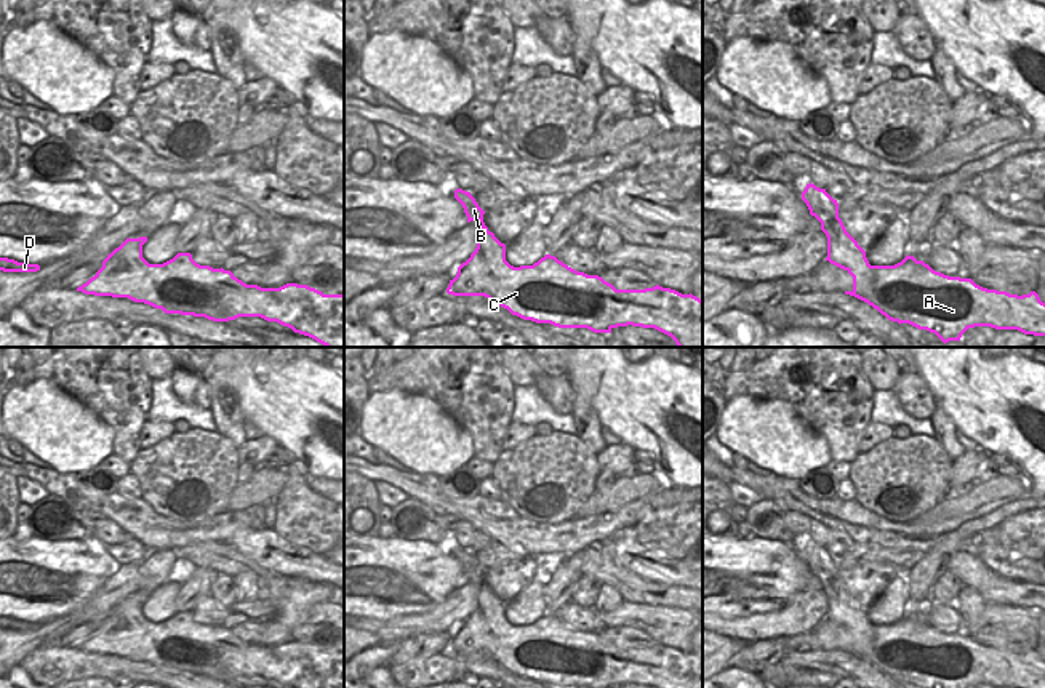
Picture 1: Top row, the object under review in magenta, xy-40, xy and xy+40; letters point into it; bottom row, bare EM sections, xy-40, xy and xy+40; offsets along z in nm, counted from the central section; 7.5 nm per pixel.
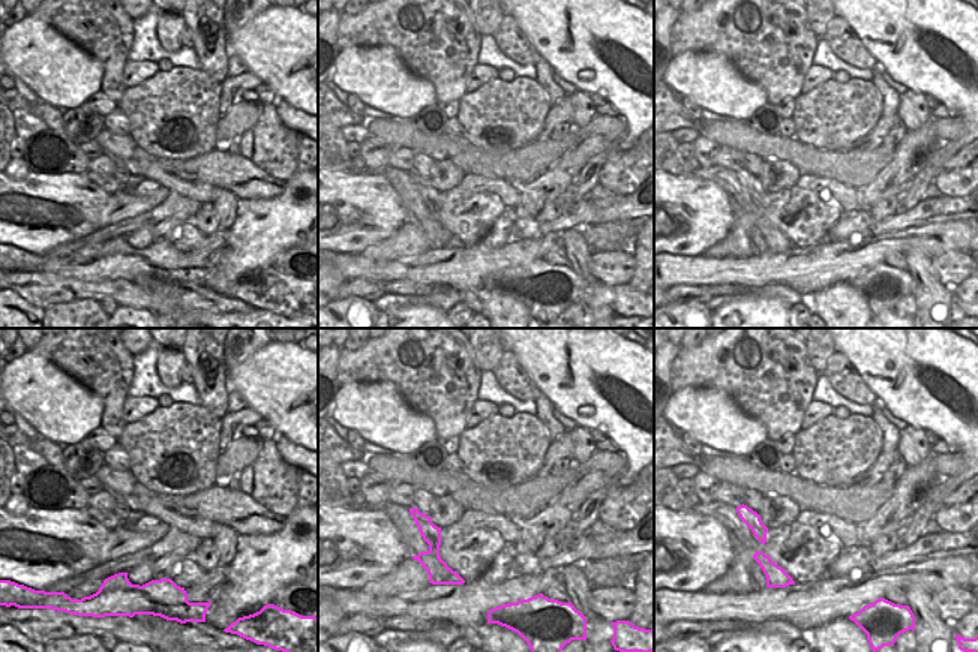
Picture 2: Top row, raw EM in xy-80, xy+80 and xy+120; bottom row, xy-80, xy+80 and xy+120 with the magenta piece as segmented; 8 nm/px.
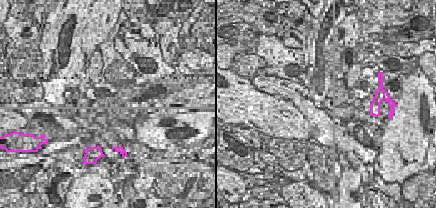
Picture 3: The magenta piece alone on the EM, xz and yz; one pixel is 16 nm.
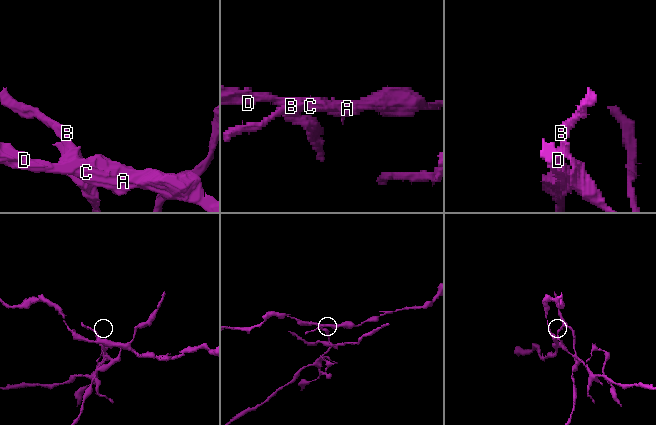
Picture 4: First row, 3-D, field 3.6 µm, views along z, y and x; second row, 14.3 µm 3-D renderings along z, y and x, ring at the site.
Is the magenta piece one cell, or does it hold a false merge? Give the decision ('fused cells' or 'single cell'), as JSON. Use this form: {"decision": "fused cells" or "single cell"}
{"decision": "fused cells"}

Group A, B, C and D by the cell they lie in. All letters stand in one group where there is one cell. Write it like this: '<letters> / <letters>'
A C D / B

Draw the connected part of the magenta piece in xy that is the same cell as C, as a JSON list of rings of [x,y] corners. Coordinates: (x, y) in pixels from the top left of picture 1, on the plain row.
[[[475,613],[458,626],[446,646],[453,654],[485,654],[512,674],[559,686],[611,688],[642,685],[655,688],[703,688],[703,659],[659,643],[645,648],[616,648],[599,634],[578,630],[555,614],[546,613],[533,624],[514,626],[506,618],[498,627]]]

